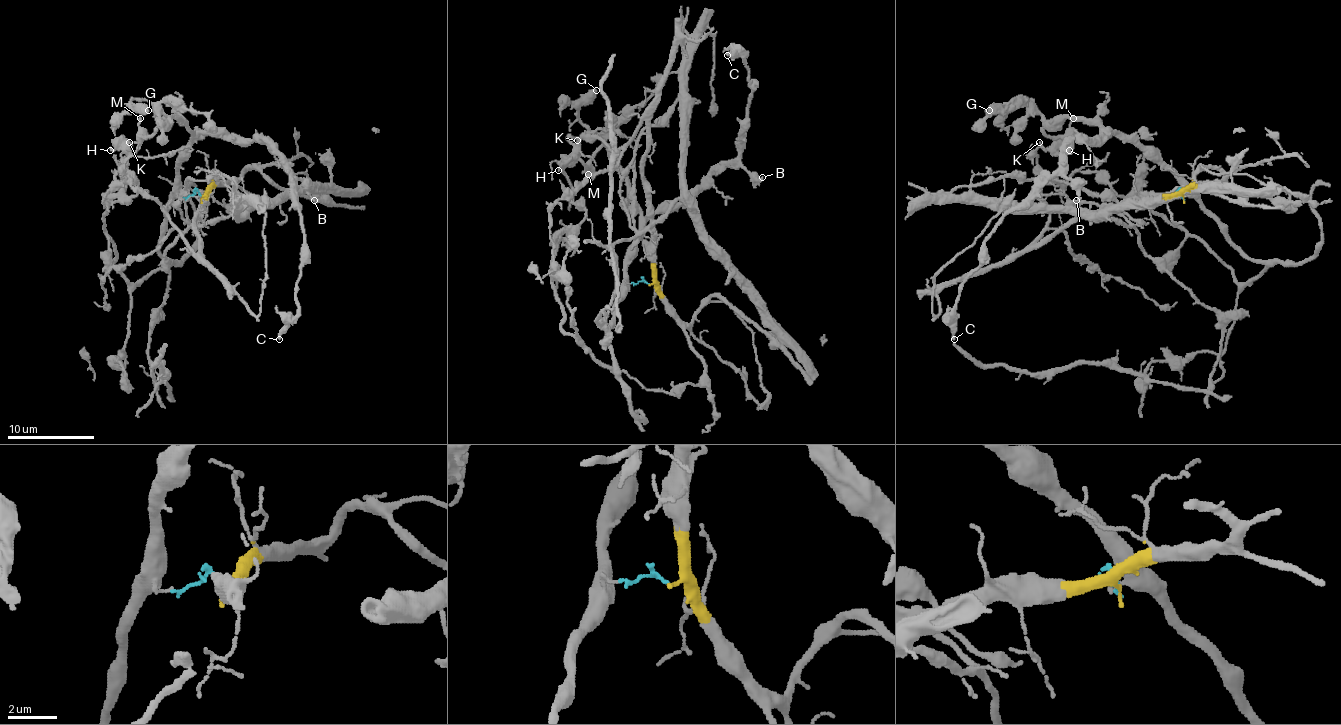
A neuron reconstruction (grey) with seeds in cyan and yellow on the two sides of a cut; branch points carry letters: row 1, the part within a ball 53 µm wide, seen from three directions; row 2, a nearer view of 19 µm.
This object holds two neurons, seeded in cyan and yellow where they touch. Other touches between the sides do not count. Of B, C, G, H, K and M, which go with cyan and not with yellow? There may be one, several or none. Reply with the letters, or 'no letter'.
B, C, G, H, K, M

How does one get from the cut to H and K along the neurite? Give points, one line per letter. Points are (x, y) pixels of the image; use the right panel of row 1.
H: (1183, 196), (1183, 185), (1130, 141), (1063, 117), (1043, 130), (1067, 145), (1058, 152), (1069, 150)
K: (1183, 196), (1183, 185), (1141, 150), (1093, 124), (1063, 117), (1043, 130), (1067, 145), (1061, 152), (1039, 141)

